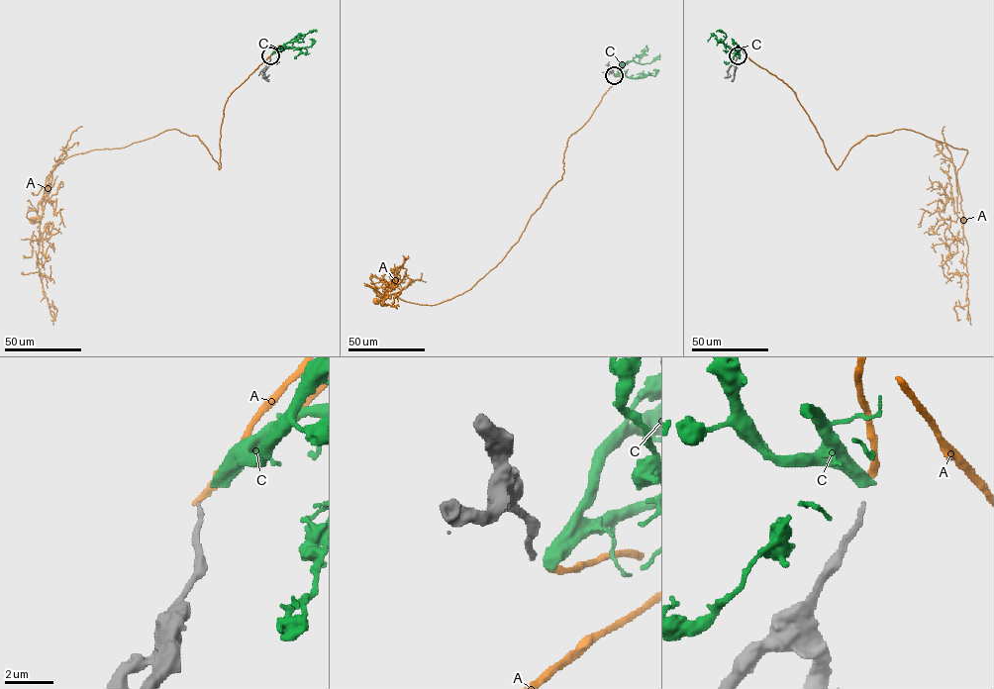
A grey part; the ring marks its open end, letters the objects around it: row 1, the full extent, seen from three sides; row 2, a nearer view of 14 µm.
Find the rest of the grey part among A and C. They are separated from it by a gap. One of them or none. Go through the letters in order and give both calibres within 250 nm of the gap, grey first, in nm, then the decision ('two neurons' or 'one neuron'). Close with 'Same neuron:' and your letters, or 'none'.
A: calibres 190 and 240 nm; one neuron
C: calibres 190 and 500 nm; two neurons
Same neuron: A

